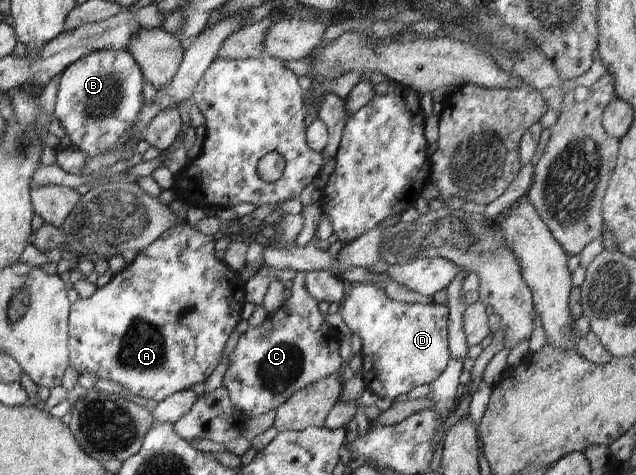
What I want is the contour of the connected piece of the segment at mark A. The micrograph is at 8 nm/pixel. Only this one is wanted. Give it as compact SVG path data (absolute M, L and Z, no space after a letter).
M180 222L178 225L168 228L154 242L151 242L146 248L139 252L136 258L126 264L126 266L115 274L110 282L102 288L97 288L90 298L76 299L71 303L69 314L69 366L76 370L78 374L94 374L98 379L110 380L120 384L124 390L128 390L132 396L138 398L148 398L162 402L171 394L186 389L191 389L196 384L202 384L208 380L208 376L216 370L216 366L222 358L222 352L230 338L230 334L236 328L237 323L241 320L242 309L247 302L244 294L245 281L235 270L224 264L224 261L218 260L214 255L214 244L217 237L213 235L202 234L186 222Z

